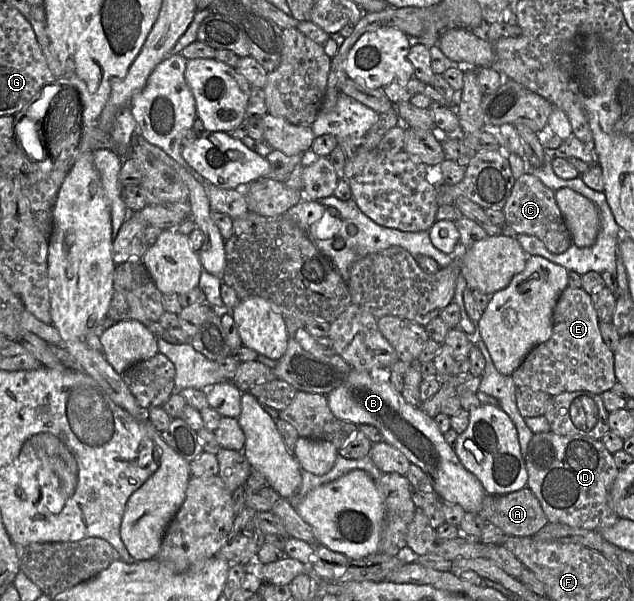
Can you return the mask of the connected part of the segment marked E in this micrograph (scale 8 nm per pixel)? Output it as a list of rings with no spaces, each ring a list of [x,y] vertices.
[[[567,287],[554,308],[550,339],[535,346],[510,375],[517,388],[527,386],[552,397],[565,392],[602,394],[610,391],[617,383],[614,352],[603,341],[600,323],[590,294],[582,288]]]

